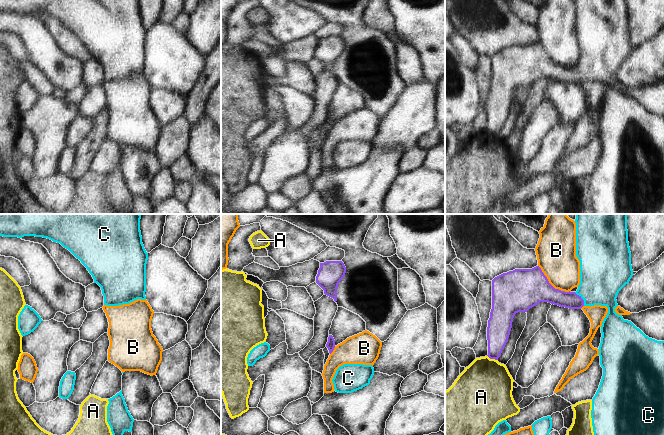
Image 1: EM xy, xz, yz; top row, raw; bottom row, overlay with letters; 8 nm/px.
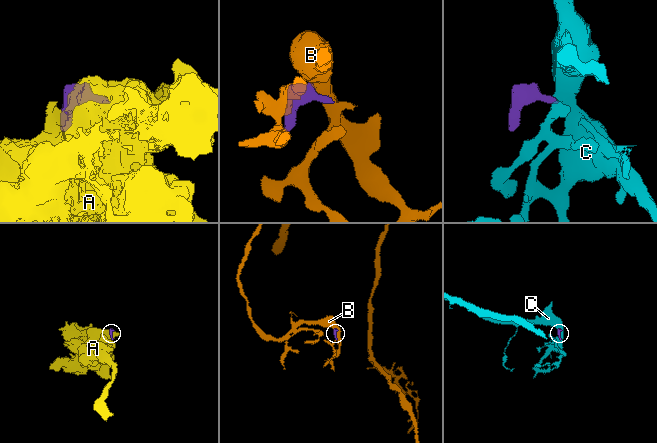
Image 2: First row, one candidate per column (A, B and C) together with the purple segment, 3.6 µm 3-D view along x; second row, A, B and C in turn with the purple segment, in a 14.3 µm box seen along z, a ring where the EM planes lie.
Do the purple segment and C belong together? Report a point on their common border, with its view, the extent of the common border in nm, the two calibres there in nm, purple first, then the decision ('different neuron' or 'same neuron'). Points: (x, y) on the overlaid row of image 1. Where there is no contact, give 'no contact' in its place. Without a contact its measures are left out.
meets purple in yz at (581, 298); contact 140 nm long; 140 nm thick on the purple side, 360 nm on the other; same neuron

